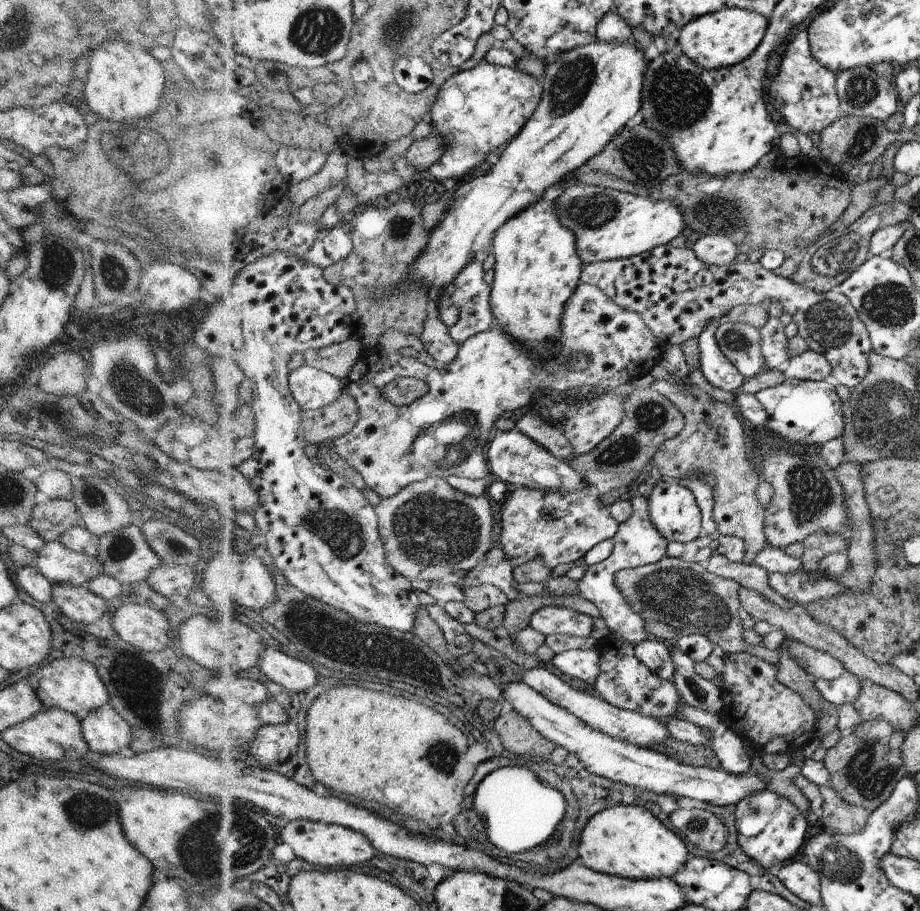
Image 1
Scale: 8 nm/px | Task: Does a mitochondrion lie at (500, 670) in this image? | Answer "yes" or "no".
no

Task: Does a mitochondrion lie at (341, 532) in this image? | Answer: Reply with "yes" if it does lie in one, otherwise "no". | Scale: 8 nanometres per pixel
yes

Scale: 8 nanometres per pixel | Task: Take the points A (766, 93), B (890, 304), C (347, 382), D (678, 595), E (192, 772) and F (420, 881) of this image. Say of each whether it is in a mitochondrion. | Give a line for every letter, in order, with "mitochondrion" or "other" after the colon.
A: other
B: mitochondrion
C: other
D: mitochondrion
E: other
F: other

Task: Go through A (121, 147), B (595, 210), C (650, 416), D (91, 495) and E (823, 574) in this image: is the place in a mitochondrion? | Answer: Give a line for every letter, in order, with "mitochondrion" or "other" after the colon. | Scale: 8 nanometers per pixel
A: other
B: mitochondrion
C: mitochondrion
D: mitochondrion
E: other

